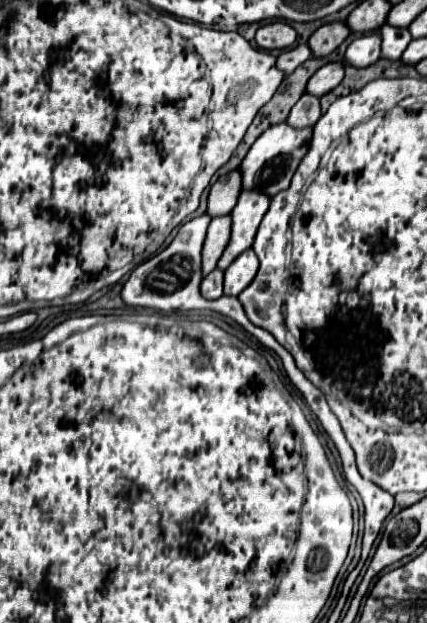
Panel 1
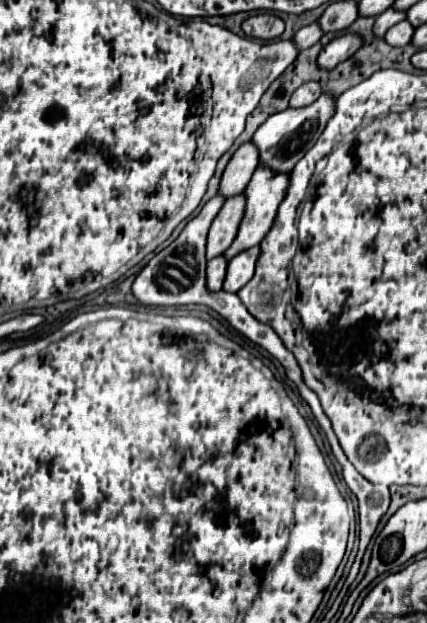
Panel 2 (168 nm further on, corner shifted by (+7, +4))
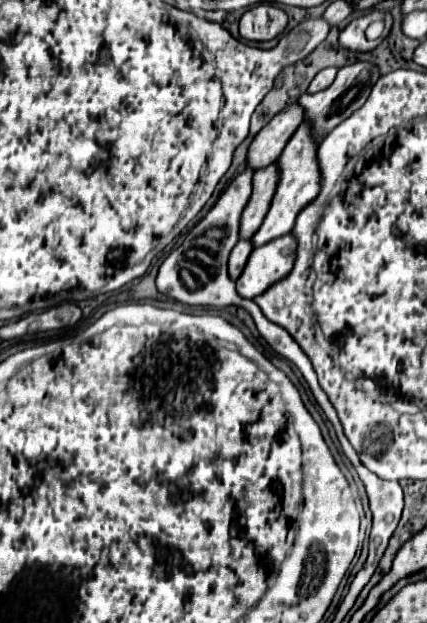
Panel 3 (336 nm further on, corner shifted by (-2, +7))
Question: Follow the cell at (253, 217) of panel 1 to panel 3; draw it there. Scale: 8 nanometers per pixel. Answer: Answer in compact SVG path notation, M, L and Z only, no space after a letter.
M299 126L297 132L293 134L293 138L289 138L287 146L283 148L283 152L275 164L277 164L277 174L279 174L277 190L275 190L275 196L271 200L269 212L267 212L261 228L251 238L253 246L261 246L261 244L267 244L275 238L289 234L299 210L319 194L319 180L321 178L319 178L319 164L317 164L317 146L313 144L311 134L305 126Z

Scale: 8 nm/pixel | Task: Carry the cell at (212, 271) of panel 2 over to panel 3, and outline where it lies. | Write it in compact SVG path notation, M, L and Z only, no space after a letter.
M239 240L239 242L235 244L233 252L229 254L229 276L231 276L233 280L237 280L239 274L243 272L243 266L245 266L251 250L253 250L253 246L251 246L249 240Z

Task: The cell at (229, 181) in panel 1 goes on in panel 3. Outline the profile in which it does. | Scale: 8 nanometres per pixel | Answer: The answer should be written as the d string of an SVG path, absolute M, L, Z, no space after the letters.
M291 104L289 108L281 110L251 142L247 150L247 168L263 168L265 164L273 164L277 156L281 154L281 148L285 148L287 140L293 136L293 132L301 124L301 108L297 104Z

